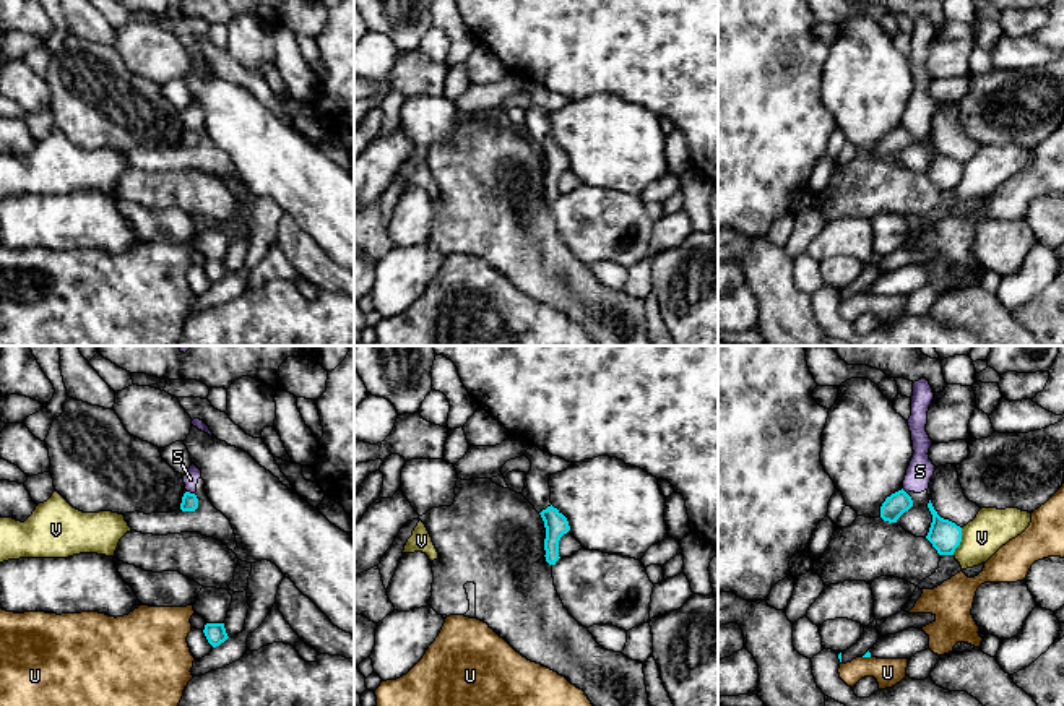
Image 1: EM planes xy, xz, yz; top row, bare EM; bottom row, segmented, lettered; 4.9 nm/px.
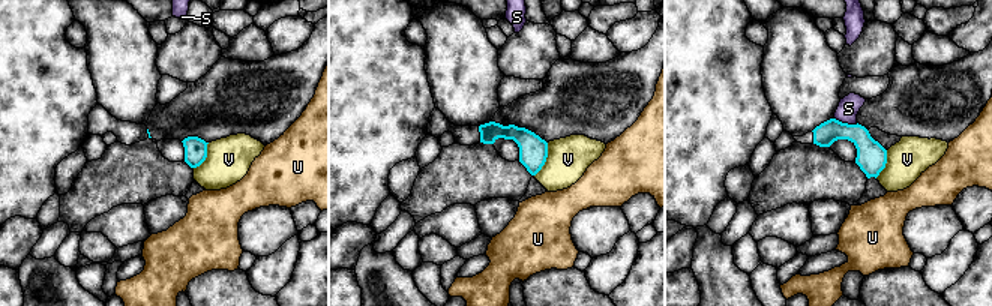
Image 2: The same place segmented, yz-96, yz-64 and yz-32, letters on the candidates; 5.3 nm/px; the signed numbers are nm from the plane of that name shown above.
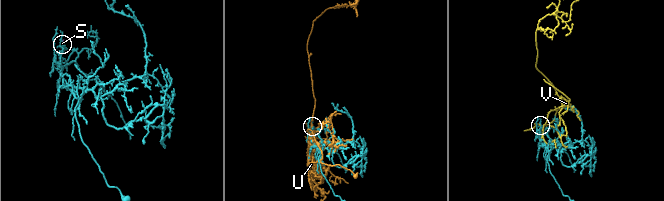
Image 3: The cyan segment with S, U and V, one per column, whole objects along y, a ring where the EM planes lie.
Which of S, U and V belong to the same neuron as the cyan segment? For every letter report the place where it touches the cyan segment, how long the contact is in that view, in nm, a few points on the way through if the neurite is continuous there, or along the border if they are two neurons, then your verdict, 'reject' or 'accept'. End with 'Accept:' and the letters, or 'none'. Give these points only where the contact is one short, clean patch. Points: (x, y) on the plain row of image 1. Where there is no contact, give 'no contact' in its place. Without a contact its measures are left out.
S: xy (189, 129) | 40 nm | along xy (187, 127), (194, 130) | reject
U: yz (866, 292) | 40 nm | reject
V: yz (960, 177) | 140 nm | along yz (962, 164), (962, 177), (952, 190) | reject
Accept: none

